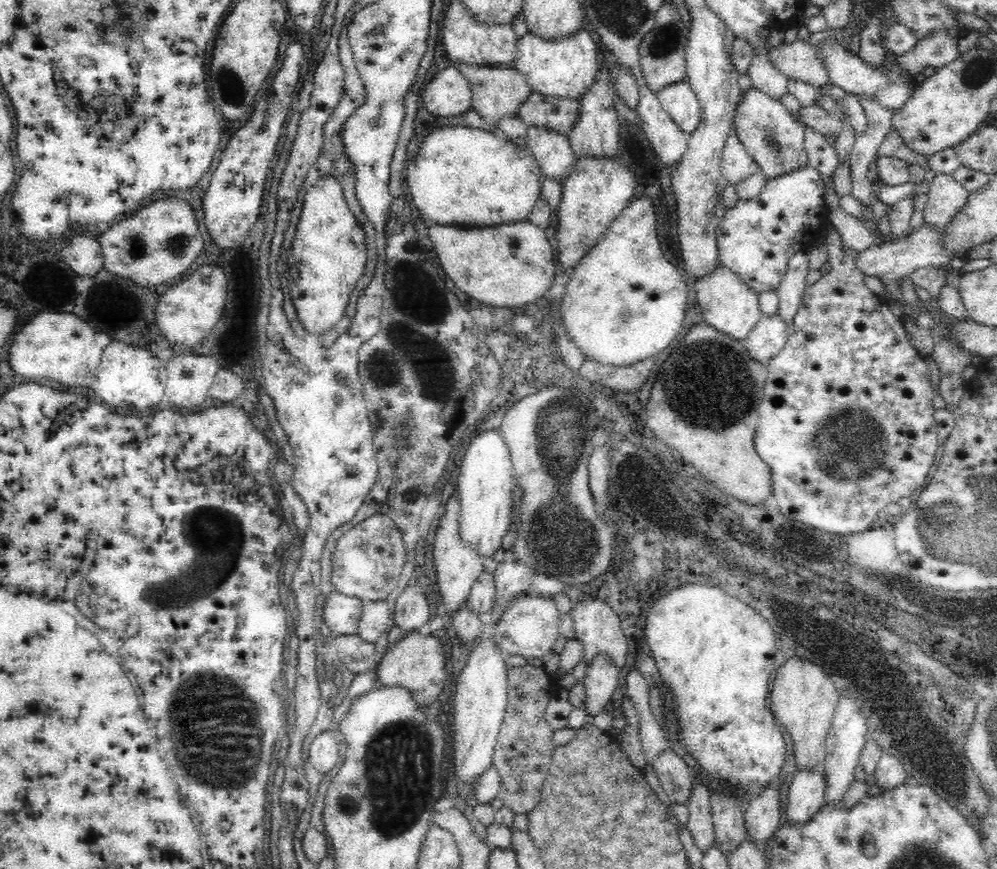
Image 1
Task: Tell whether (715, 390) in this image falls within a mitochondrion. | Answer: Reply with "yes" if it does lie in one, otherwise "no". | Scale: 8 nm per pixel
yes

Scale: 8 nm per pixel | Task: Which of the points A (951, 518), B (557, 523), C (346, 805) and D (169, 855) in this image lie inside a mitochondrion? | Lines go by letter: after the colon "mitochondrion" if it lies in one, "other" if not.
A: mitochondrion
B: mitochondrion
C: mitochondrion
D: other

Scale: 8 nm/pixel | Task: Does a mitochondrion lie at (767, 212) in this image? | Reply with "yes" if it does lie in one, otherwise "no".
no

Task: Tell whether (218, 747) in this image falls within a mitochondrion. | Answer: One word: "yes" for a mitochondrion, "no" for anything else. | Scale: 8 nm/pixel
yes

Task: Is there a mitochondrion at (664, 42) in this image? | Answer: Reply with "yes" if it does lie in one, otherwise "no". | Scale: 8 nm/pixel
yes

